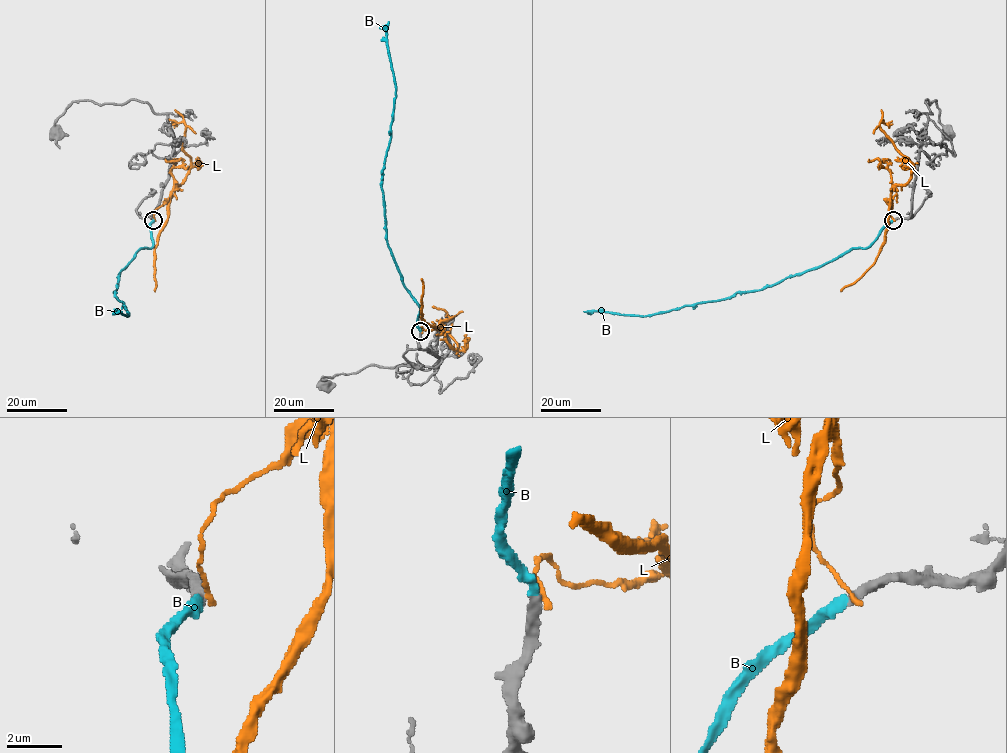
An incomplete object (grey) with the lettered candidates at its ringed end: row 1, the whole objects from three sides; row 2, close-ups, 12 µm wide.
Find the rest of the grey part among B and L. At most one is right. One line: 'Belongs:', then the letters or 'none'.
Belongs: B

